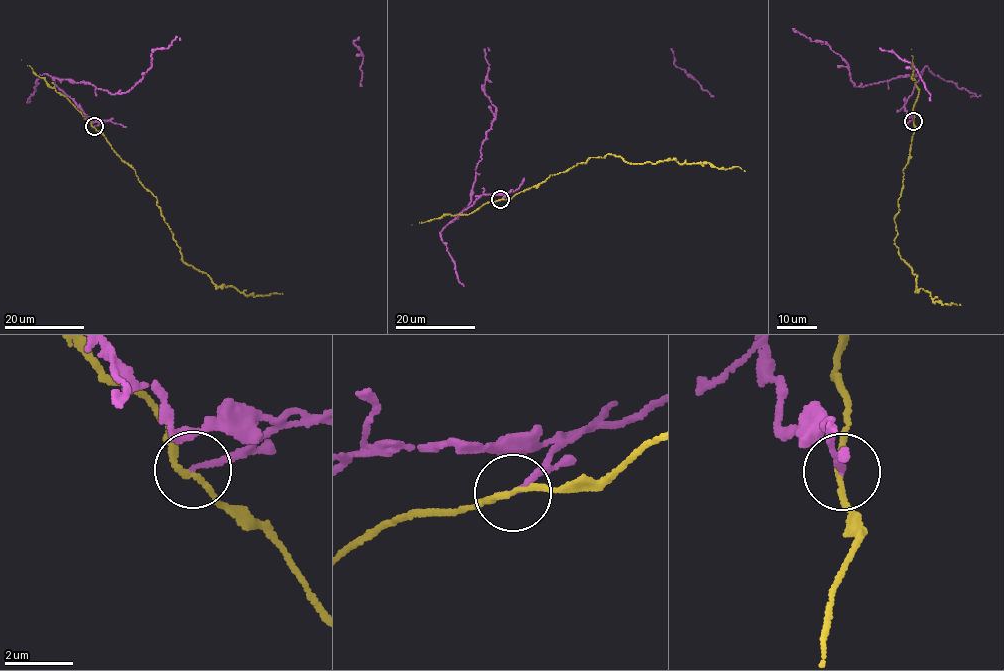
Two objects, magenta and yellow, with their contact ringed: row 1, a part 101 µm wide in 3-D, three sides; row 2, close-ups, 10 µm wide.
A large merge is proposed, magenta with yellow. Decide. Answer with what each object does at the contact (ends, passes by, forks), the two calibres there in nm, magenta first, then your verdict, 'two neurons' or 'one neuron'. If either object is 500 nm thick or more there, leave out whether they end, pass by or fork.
magenta ends there; yellow passes by; 150 nm thick on the magenta side, 170 nm on the other; two neurons

